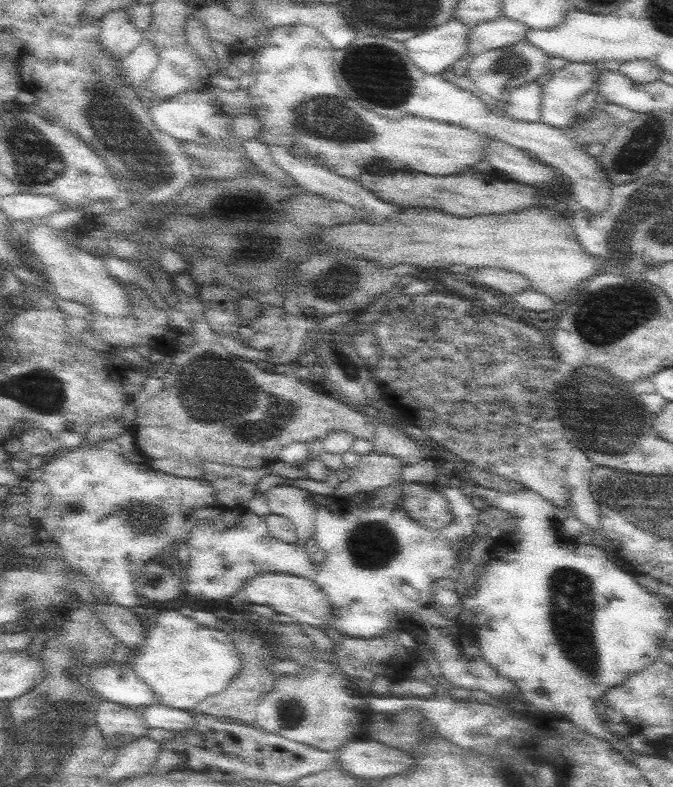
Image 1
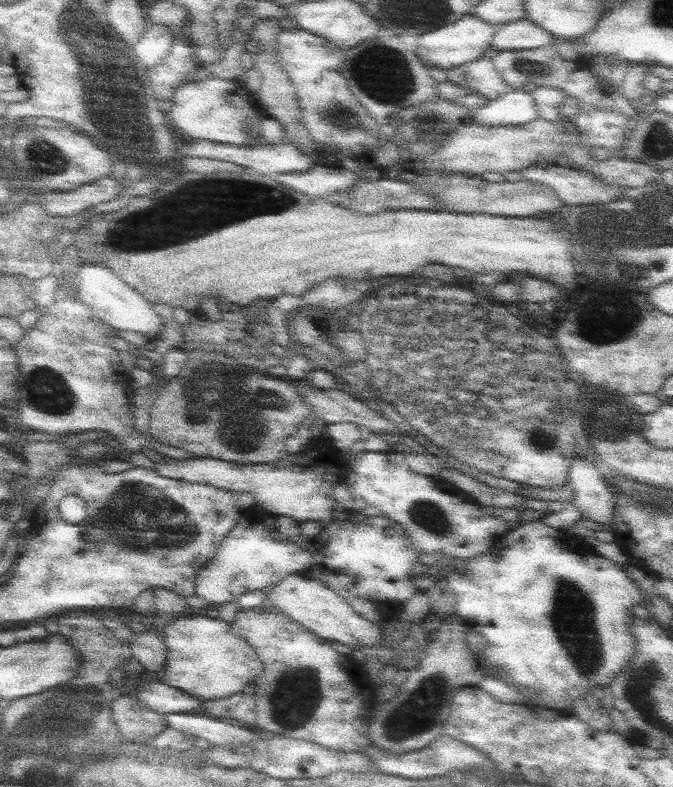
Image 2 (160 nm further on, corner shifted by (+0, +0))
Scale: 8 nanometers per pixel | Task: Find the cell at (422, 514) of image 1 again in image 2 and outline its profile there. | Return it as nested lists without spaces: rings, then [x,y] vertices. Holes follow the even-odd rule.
[[[405,451],[362,452],[350,468],[350,492],[374,506],[393,524],[404,528],[405,535],[422,554],[443,553],[444,558],[469,560],[484,552],[504,534],[507,525],[500,516],[482,511],[482,505],[468,493],[441,476],[414,472],[405,458]]]

